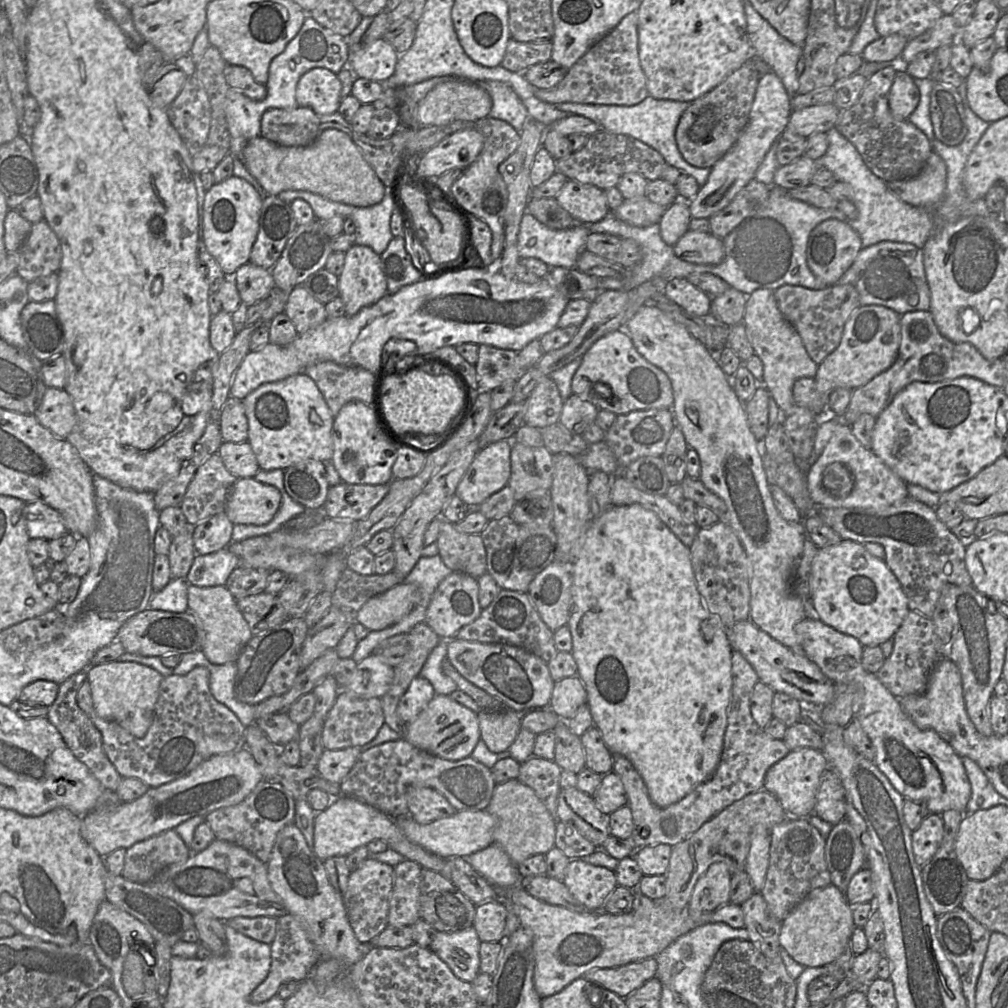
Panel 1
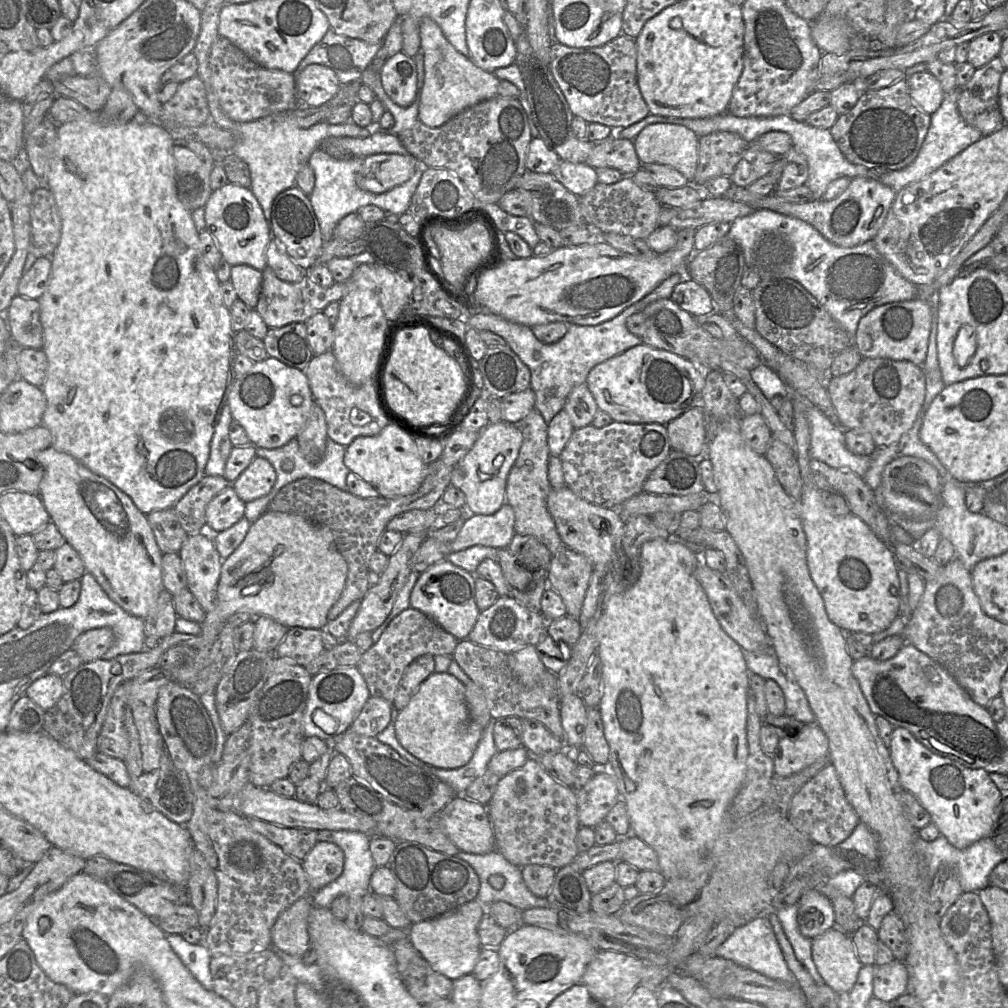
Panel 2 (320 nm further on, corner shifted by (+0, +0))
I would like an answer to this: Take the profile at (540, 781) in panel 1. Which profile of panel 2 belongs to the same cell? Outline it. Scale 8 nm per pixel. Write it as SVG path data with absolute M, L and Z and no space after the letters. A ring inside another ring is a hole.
M530 756L523 766L500 779L486 808L496 839L496 849L510 863L521 868L532 864L548 865L558 870L578 856L576 835L581 825L575 790L554 779L535 757Z

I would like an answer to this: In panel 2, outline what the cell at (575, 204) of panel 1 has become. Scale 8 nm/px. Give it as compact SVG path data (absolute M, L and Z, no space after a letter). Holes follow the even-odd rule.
M561 161L551 174L578 197L584 196L598 183L597 170L586 163Z

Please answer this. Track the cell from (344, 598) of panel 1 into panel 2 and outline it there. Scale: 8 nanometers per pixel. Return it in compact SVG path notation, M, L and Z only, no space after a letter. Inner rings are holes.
M440 458L428 465L428 475L413 494L398 498L360 498L348 491L317 478L295 480L280 489L269 503L267 510L301 515L308 520L328 527L334 537L336 548L347 563L348 573L338 600L327 614L328 621L336 619L352 602L361 600L368 589L369 560L378 549L378 541L388 522L395 516L413 509L427 510L441 507L441 498L451 485L454 467L445 465Z

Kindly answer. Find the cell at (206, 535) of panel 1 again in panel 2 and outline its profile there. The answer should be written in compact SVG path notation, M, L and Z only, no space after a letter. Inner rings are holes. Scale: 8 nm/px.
M230 484L206 507L207 531L215 534L229 529L244 517L245 506Z

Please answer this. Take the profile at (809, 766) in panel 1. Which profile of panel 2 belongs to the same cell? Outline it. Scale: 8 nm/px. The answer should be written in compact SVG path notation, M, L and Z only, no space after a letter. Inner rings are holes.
M815 722L804 724L795 734L779 739L773 754L774 774L786 777L823 757L828 757L828 738Z

